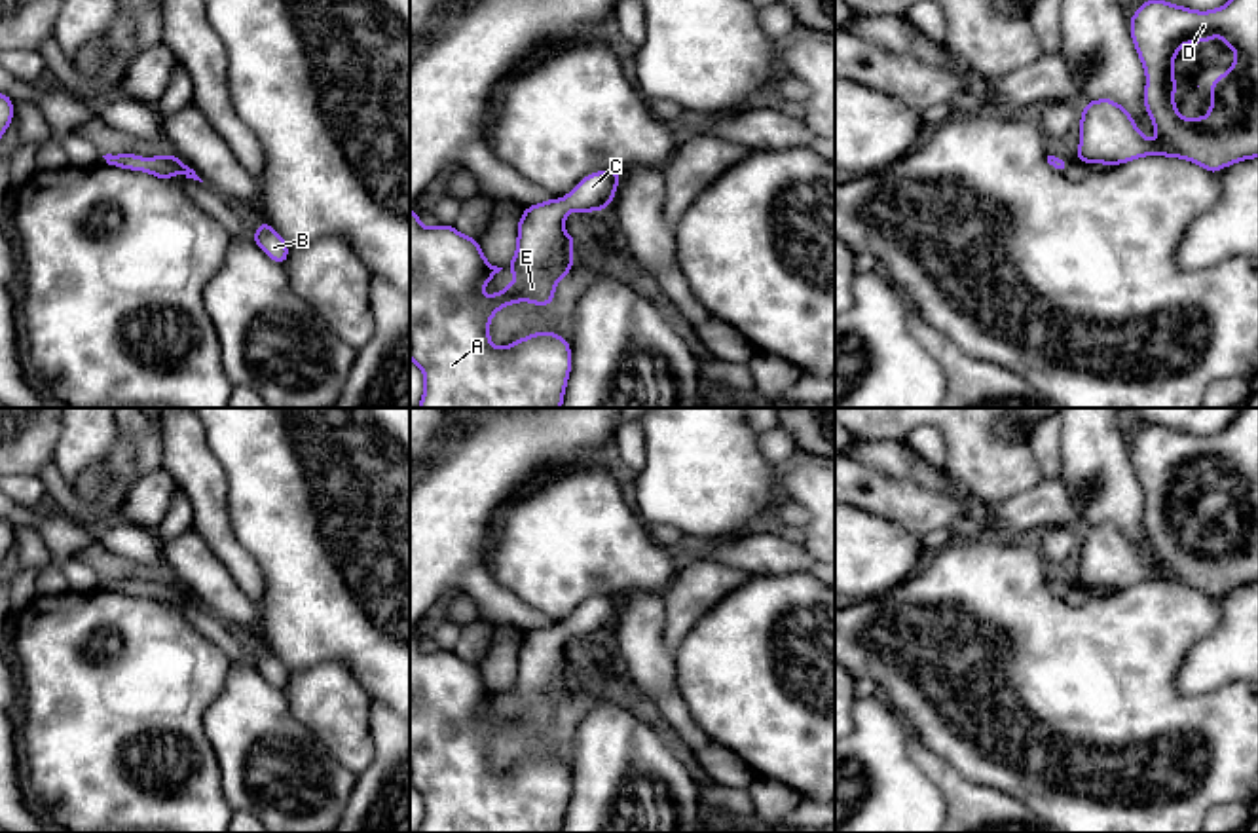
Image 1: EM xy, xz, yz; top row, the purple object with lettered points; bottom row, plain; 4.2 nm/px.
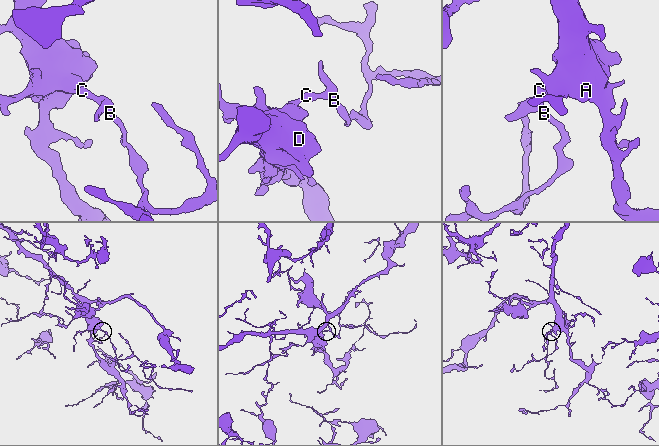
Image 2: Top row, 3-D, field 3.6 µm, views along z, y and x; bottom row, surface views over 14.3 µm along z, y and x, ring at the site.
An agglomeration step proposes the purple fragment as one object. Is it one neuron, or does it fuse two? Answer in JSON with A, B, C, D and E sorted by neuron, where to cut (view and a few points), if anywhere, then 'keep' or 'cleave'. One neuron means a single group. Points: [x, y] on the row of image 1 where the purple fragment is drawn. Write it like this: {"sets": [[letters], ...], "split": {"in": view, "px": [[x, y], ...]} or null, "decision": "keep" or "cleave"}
{"sets": [["A", "B", "C", "D", "E"]], "split": null, "decision": "keep"}

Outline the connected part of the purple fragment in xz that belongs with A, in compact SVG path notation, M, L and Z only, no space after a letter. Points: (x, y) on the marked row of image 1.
M598 171L586 175L564 199L548 199L526 207L516 230L516 254L507 266L516 279L493 296L482 296L480 290L503 268L488 264L478 239L459 233L453 226L438 224L435 228L423 228L419 224L419 213L410 211L410 359L425 378L425 389L417 408L562 408L571 372L571 345L565 338L556 332L535 332L507 347L495 347L490 342L490 319L501 307L516 302L531 302L535 305L552 304L556 285L573 269L575 235L567 235L564 230L567 213L605 211L615 197L620 176L622 173L619 171Z

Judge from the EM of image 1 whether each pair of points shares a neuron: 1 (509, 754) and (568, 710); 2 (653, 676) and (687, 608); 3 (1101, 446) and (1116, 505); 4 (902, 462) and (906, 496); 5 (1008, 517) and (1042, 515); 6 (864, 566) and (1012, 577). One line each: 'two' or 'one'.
1: one
2: two
3: one
4: two
5: one
6: two

